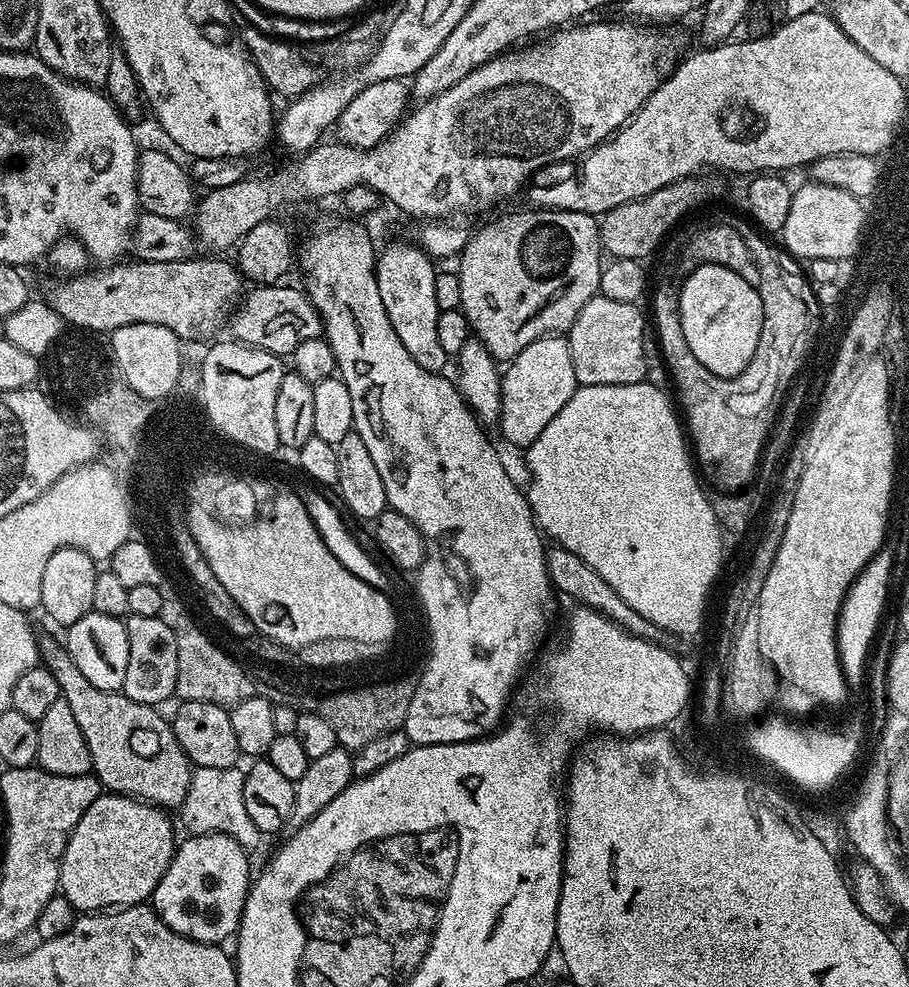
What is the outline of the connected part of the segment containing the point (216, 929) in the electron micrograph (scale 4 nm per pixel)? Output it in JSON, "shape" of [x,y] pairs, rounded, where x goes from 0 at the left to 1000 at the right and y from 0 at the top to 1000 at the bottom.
{"shape":[[[239,843],[202,850],[197,852],[183,886],[166,906],[166,919],[187,942],[213,954],[245,957],[246,952],[259,949],[268,925],[275,899],[274,864],[257,849]]]}

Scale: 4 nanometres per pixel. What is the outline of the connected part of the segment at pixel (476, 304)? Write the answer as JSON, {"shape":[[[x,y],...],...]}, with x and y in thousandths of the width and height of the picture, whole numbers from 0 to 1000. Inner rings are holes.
{"shape":[[[611,213],[580,214],[563,215],[535,228],[529,235],[520,234],[504,260],[504,279],[508,286],[505,313],[515,323],[523,343],[532,348],[547,367],[561,367],[592,342],[624,337],[640,310],[660,294],[662,252],[657,220]]]}

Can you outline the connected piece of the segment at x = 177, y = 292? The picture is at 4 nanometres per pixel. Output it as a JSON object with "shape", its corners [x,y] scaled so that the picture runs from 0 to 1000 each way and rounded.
{"shape":[[[218,262],[183,265],[150,263],[145,267],[132,265],[106,274],[110,276],[97,274],[72,283],[70,288],[55,301],[55,307],[70,323],[72,329],[84,334],[121,338],[127,332],[165,326],[169,330],[191,334],[191,338],[196,338],[202,347],[232,345],[238,332],[245,328],[248,331],[249,325],[260,315],[271,285],[254,262]]]}

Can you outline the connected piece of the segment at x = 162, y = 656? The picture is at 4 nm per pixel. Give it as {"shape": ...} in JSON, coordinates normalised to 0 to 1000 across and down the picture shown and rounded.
{"shape":[[[147,622],[136,628],[136,633],[143,649],[143,671],[139,671],[139,691],[134,698],[136,705],[168,715],[190,708],[196,691],[196,658],[190,638],[176,623],[160,626],[156,622]]]}

